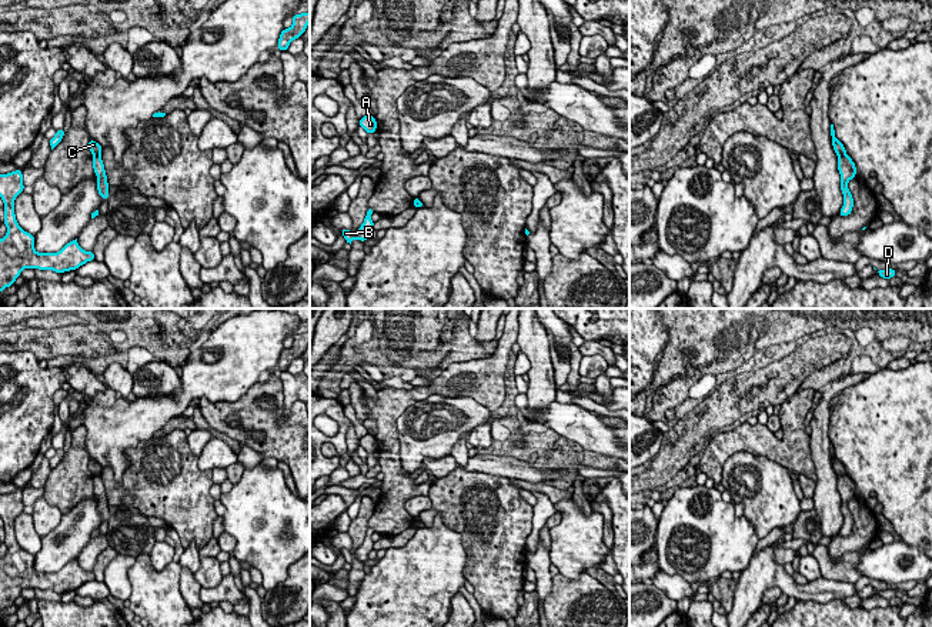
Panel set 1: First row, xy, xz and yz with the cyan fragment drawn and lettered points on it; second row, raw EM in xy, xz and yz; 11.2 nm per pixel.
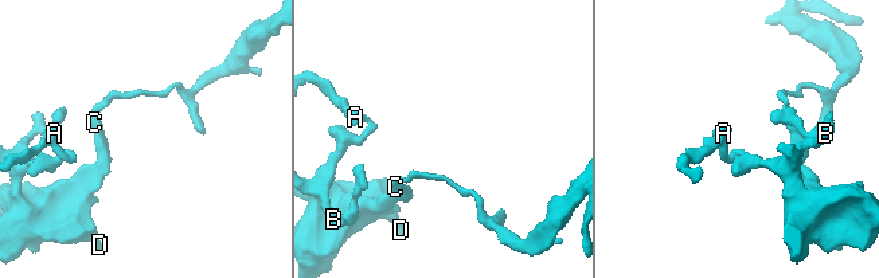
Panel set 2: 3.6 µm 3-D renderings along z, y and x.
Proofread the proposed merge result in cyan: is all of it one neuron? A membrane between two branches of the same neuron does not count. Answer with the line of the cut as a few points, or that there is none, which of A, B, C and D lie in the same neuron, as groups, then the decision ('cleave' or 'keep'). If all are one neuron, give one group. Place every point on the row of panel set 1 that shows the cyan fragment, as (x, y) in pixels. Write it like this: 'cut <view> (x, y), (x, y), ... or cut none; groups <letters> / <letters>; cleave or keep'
cut yz (845, 153), (838, 156); groups A B D / C; cleave

